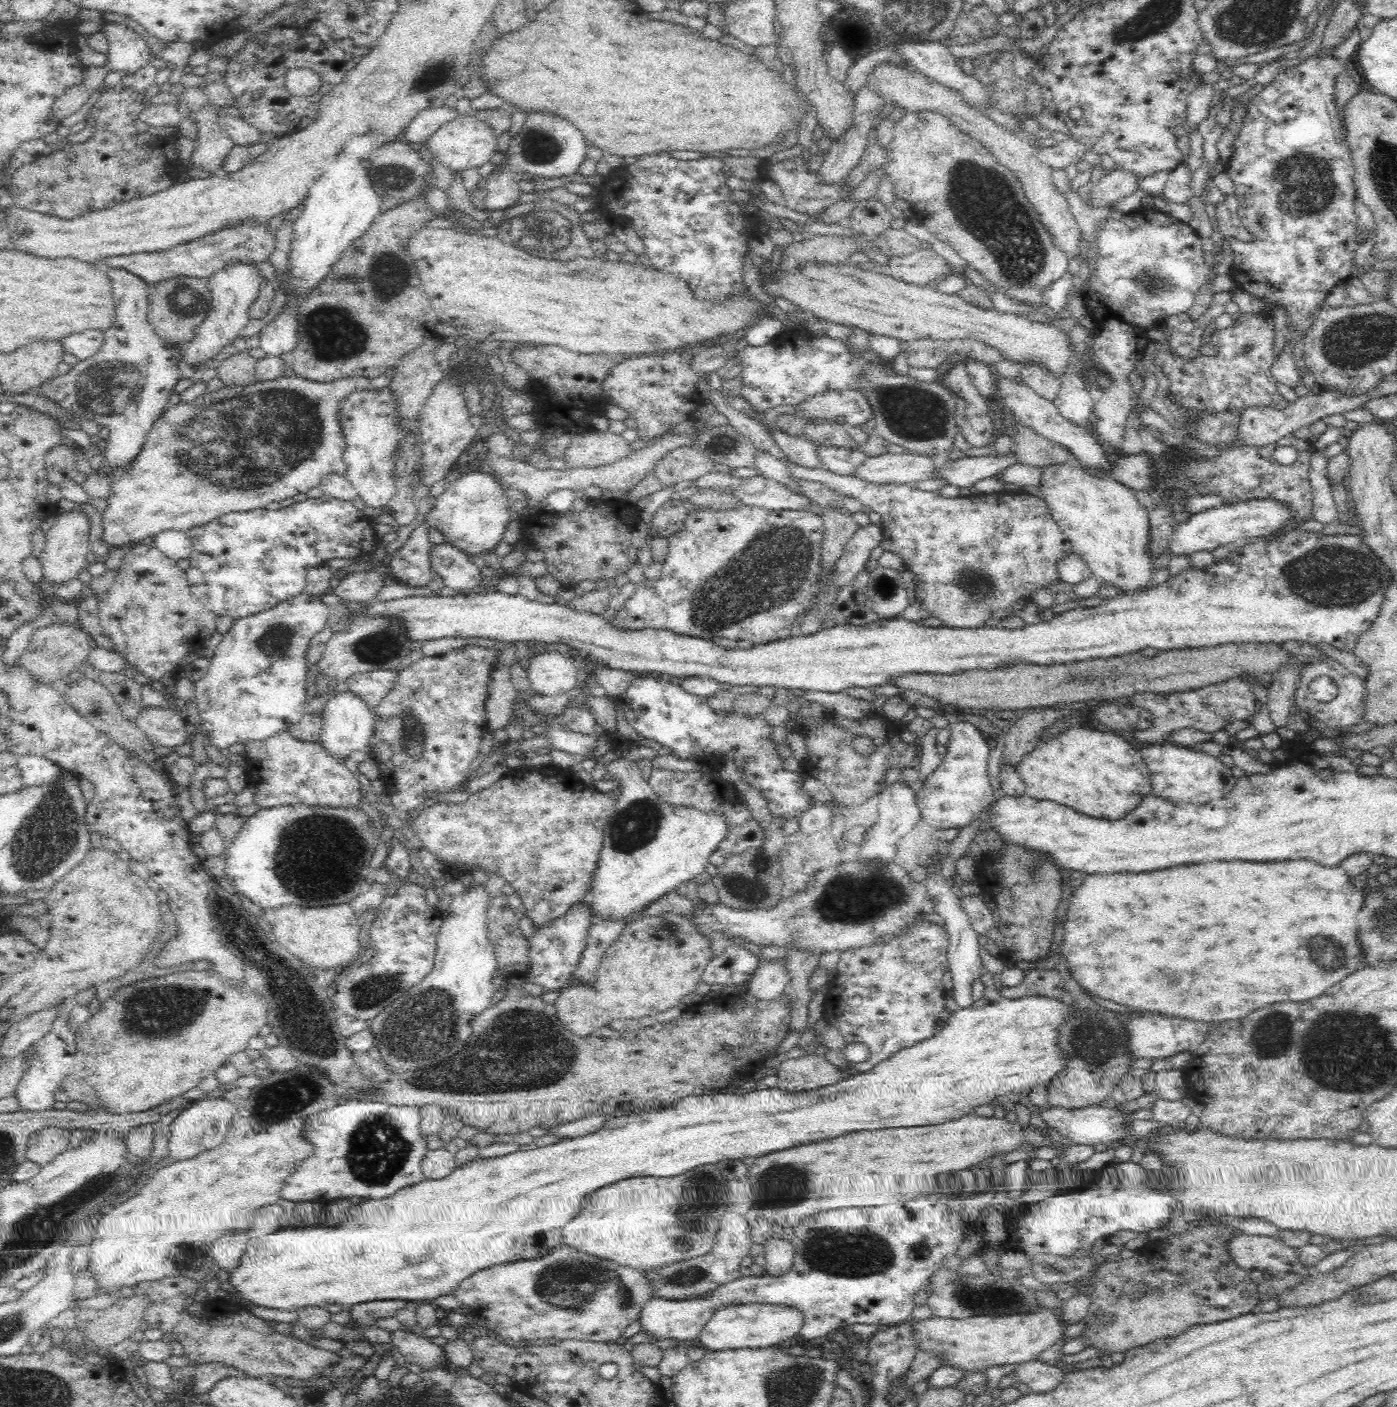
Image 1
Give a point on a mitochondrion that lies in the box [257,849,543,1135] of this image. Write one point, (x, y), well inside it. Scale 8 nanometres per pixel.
(428, 1024)

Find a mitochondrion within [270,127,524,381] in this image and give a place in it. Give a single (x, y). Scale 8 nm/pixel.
(333, 335)

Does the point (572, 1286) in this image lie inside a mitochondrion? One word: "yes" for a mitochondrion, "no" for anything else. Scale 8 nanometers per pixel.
yes

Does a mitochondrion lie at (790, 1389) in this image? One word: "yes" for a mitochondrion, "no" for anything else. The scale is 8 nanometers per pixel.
yes

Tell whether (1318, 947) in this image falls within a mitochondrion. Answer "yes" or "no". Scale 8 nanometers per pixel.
yes

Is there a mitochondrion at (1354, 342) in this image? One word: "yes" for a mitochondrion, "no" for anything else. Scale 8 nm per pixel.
yes

